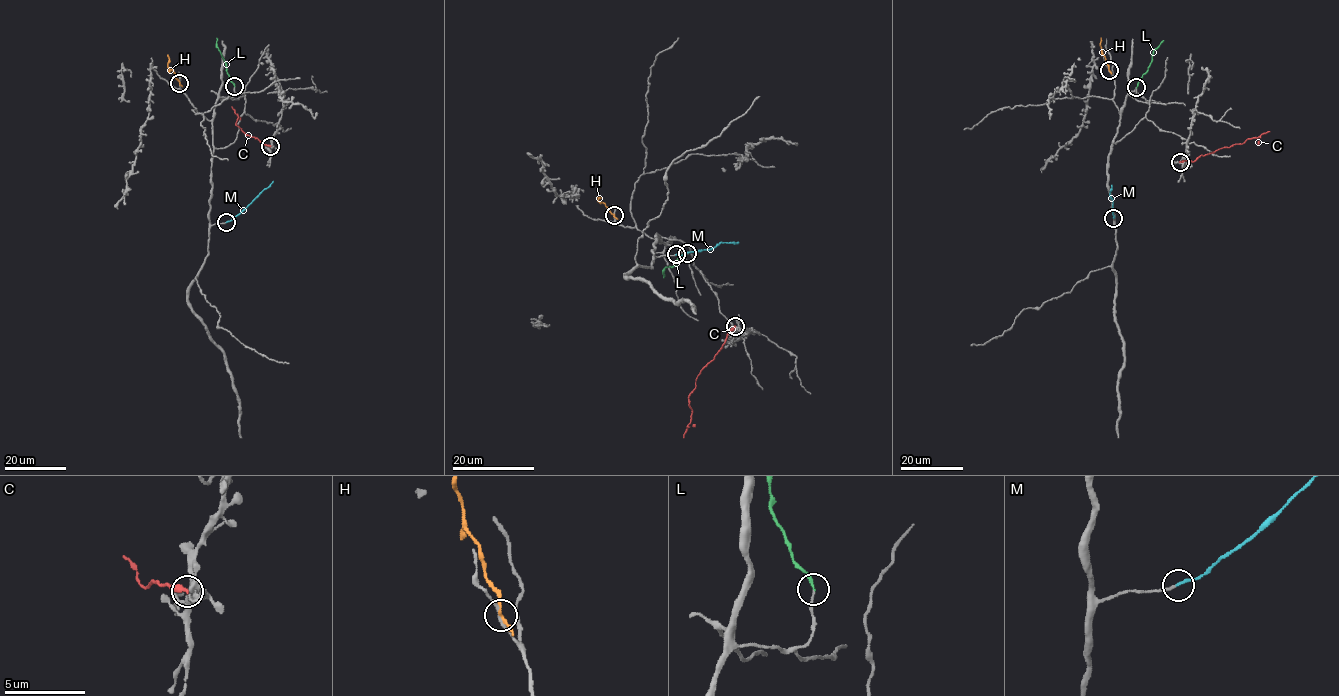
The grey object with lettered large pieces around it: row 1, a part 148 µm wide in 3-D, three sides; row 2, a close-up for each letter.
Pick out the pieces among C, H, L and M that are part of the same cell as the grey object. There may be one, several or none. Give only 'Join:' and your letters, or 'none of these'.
Join: L, M

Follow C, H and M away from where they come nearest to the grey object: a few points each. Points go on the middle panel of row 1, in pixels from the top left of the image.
C: (735, 326), (697, 377), (695, 390), (689, 396), (691, 423), (683, 438)
H: (613, 215), (597, 197)
M: (676, 254), (714, 248), (720, 242), (738, 241)

